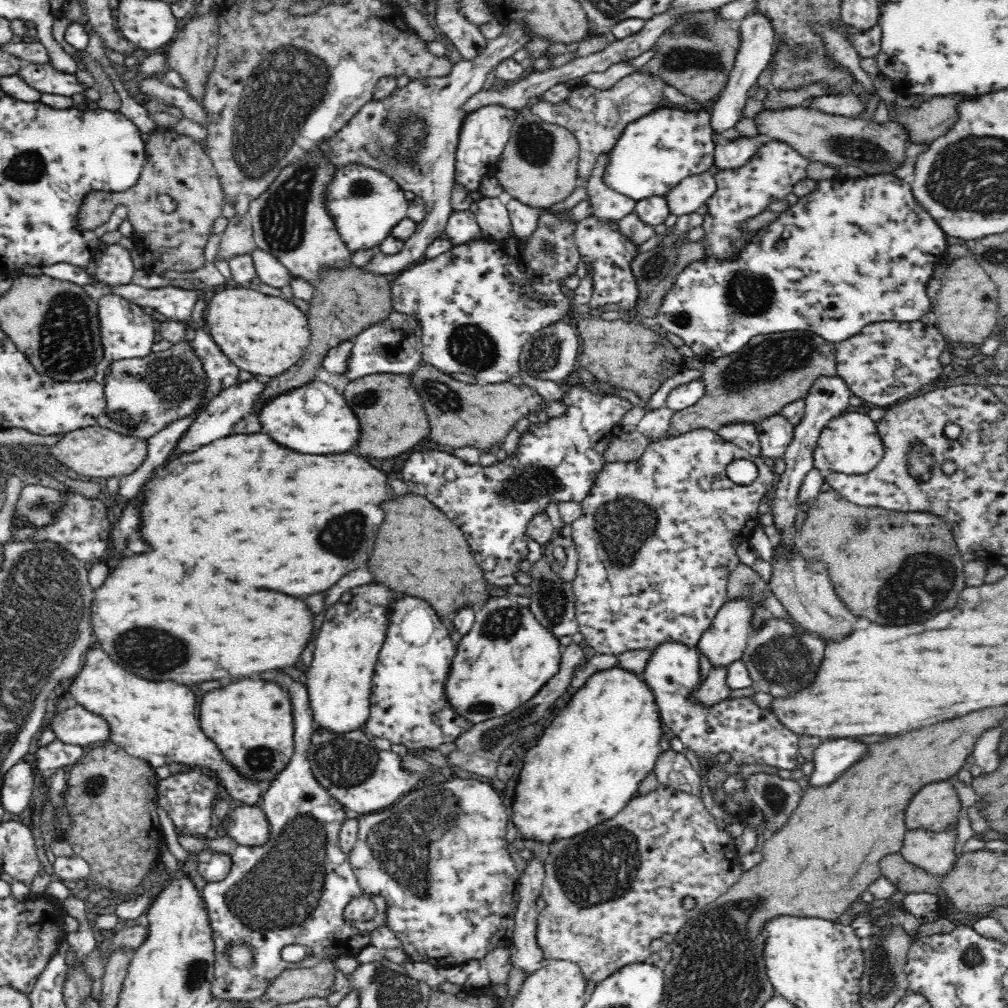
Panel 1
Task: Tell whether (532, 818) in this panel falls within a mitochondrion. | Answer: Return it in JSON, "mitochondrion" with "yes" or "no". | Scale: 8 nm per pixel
{"mitochondrion":"no"}

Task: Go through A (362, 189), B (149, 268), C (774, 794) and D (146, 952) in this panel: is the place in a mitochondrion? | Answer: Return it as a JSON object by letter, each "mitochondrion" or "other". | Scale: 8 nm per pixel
{"A":"mitochondrion","B":"other","C":"mitochondrion","D":"other"}

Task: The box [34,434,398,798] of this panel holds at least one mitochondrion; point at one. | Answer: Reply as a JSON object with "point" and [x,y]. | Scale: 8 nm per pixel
{"point":[156,652]}

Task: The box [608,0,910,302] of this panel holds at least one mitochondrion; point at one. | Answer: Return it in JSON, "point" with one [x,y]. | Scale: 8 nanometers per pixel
{"point":[699,52]}

